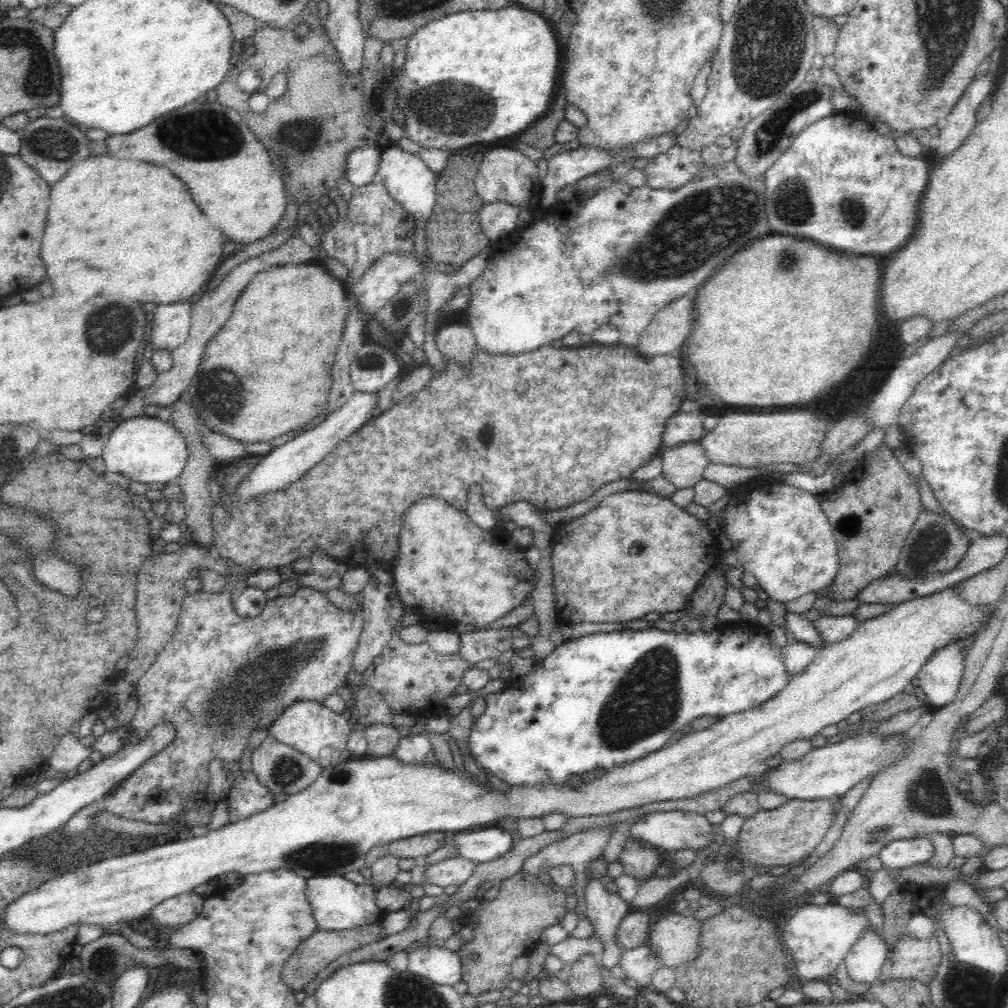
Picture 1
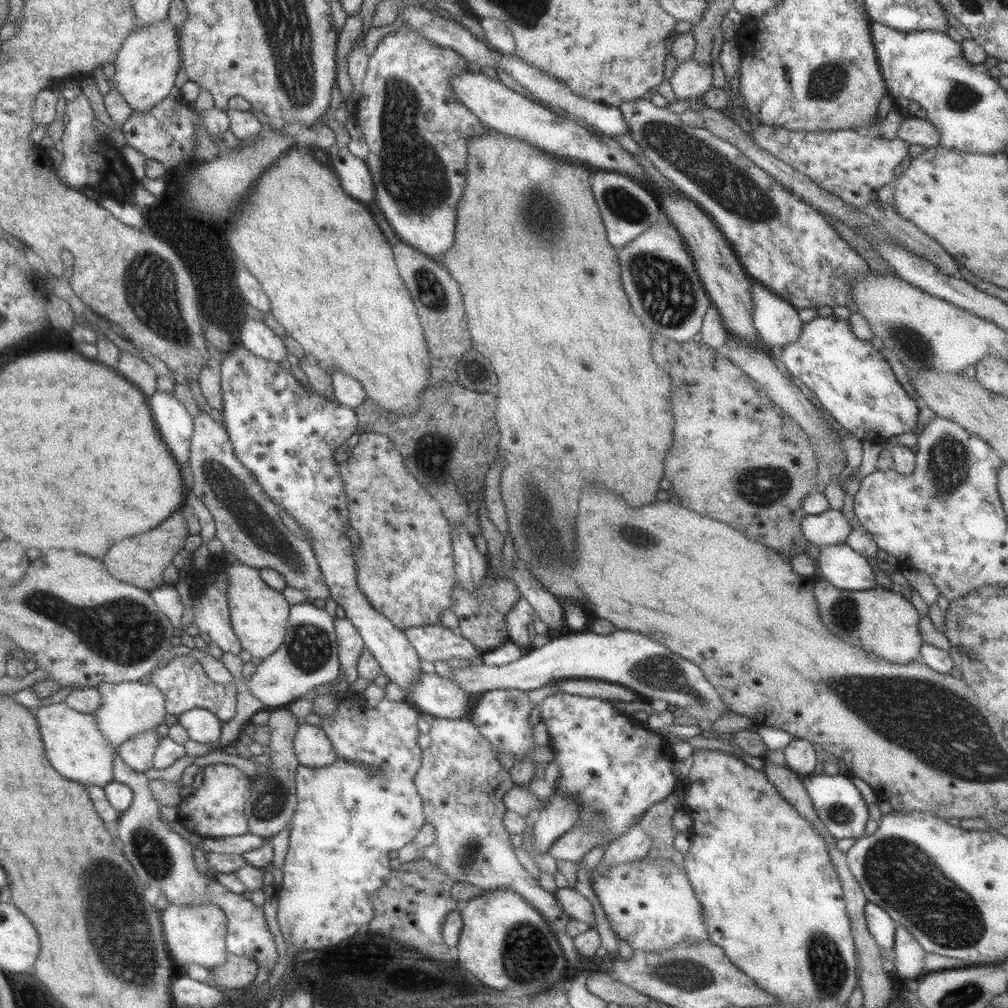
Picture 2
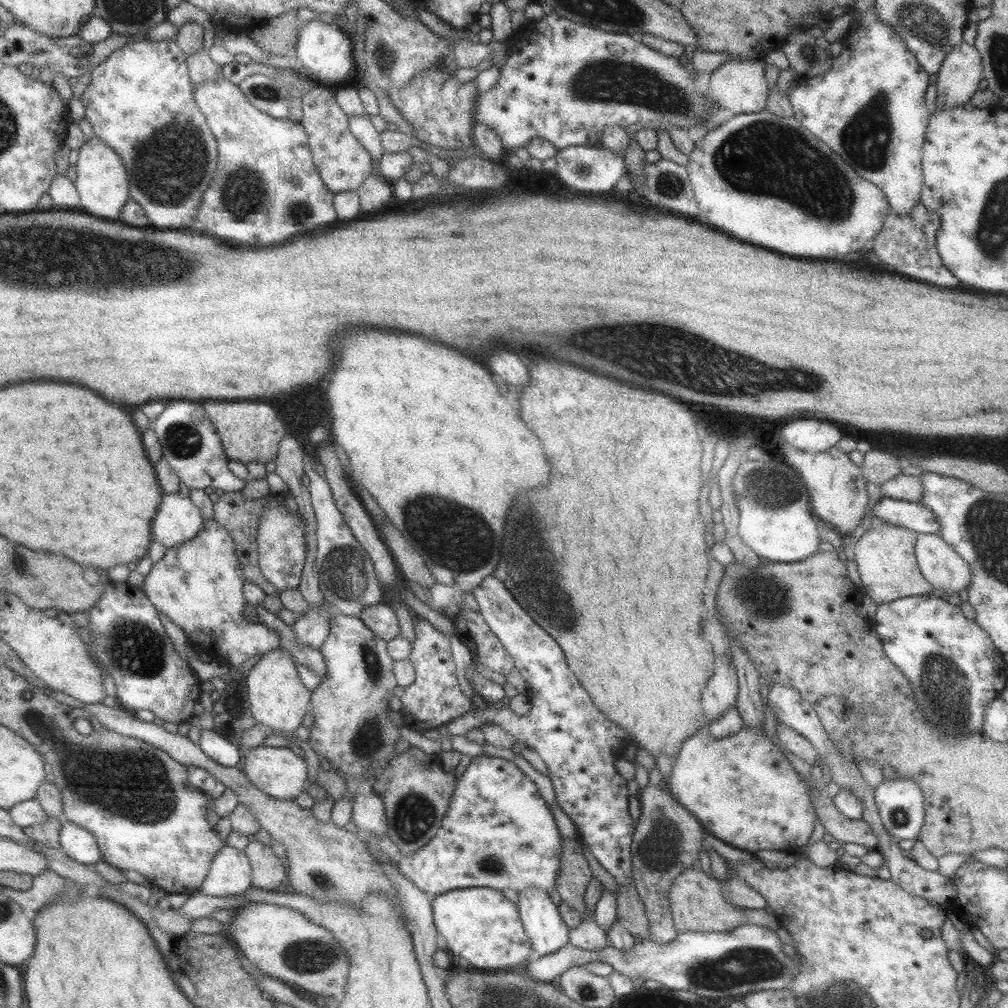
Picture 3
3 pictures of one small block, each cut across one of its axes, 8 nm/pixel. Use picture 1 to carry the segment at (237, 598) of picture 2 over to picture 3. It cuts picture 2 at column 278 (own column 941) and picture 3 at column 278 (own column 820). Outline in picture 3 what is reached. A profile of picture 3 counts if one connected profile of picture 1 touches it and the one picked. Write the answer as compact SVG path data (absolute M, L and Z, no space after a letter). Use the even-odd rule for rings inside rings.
M274 648L263 653L247 671L244 683L252 717L257 725L265 730L269 728L294 732L297 726L301 725L301 718L309 712L310 690L301 684L296 663L281 648Z

